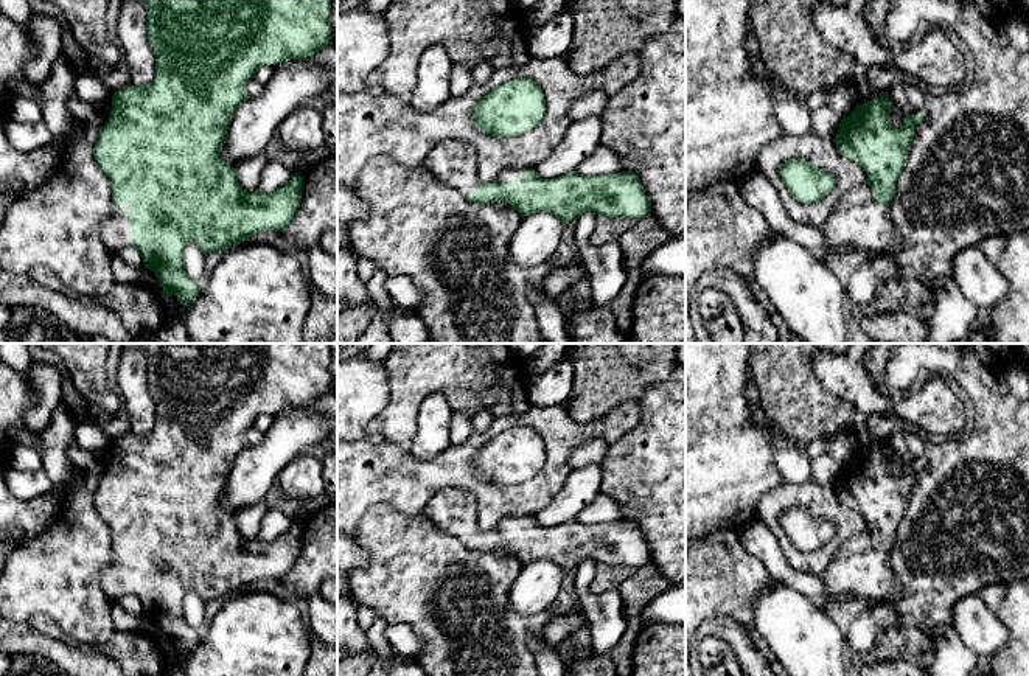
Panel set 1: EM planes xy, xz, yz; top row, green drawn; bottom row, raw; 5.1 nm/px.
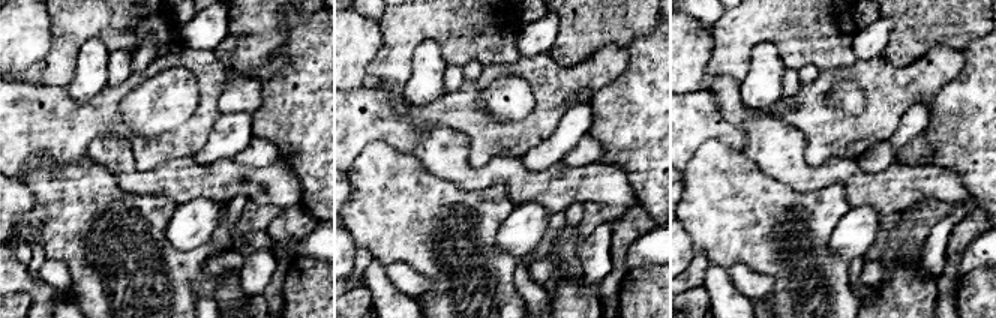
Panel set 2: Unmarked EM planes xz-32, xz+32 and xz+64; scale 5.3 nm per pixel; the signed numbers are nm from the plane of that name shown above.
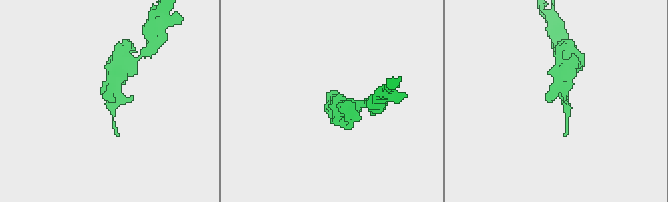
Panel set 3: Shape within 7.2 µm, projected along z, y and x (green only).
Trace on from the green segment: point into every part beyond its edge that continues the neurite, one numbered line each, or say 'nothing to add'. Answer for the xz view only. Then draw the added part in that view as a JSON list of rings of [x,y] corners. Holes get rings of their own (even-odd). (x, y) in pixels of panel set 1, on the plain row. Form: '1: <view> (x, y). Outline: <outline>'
1: xz (509, 524). Outline: [[[535,516],[505,517],[493,528],[493,531],[519,531],[524,521],[532,517]]]

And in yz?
1: yz (858, 569). Outline: [[[869,533],[846,541],[833,555],[822,578],[827,595],[853,595],[856,600],[894,603],[903,586],[892,573],[888,556],[881,555]]]

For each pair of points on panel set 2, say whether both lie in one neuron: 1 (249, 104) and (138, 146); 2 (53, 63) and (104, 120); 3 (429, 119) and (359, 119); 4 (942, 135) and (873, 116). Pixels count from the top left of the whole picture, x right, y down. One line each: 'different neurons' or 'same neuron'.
1: different neurons
2: different neurons
3: same neuron
4: different neurons

